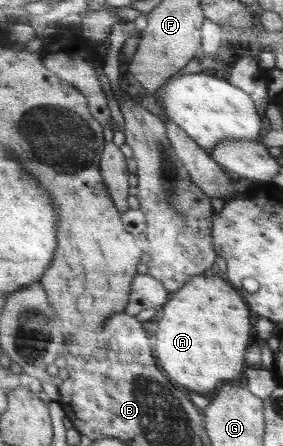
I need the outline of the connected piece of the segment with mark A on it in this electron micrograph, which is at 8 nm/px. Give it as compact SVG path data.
M204 273L192 278L188 284L173 294L172 299L162 308L163 312L159 316L159 320L162 320L159 324L160 332L157 332L154 346L160 364L170 374L170 378L198 392L212 392L222 382L239 379L246 370L246 354L254 336L252 310L242 294L224 278Z

